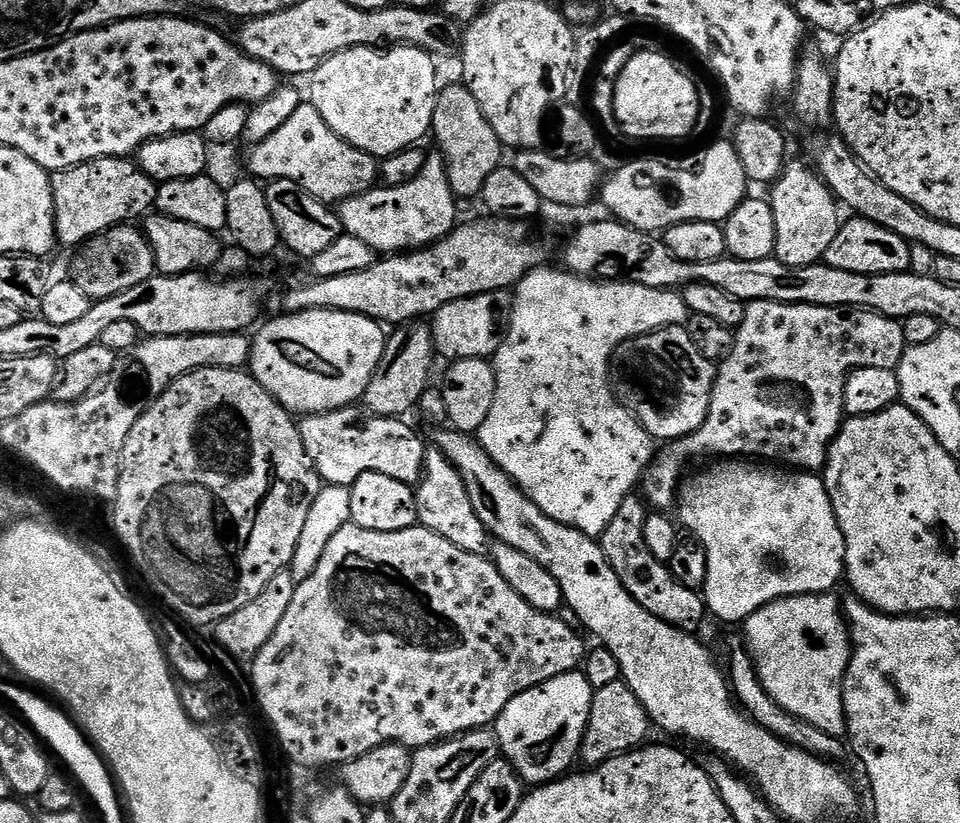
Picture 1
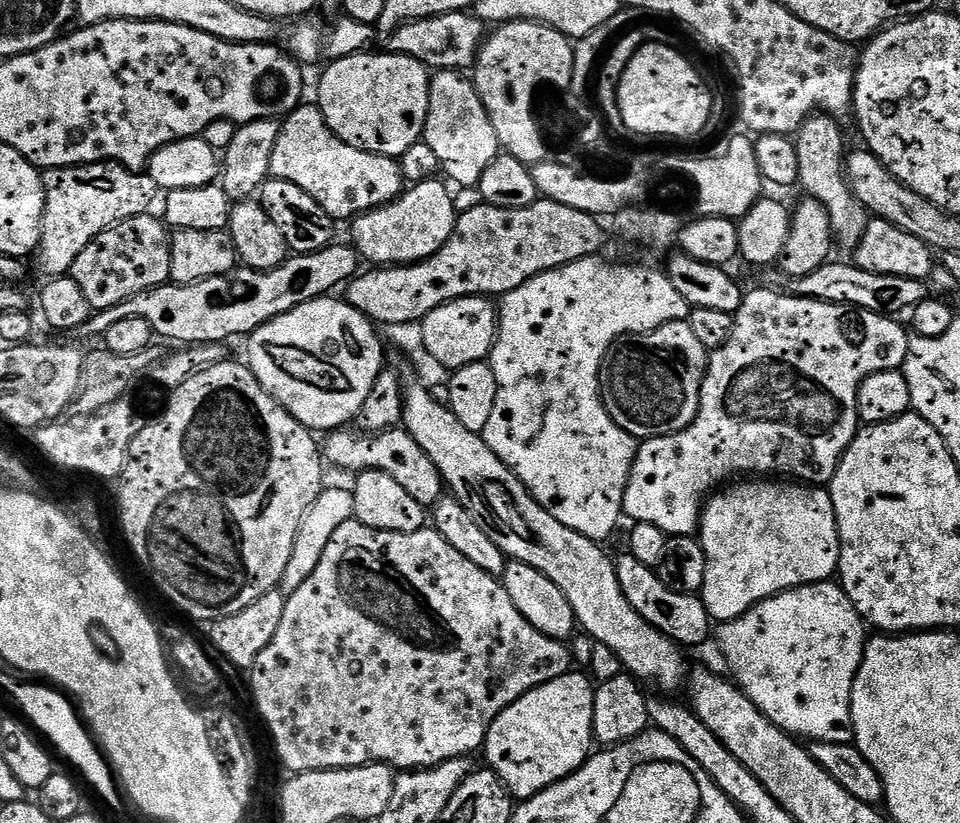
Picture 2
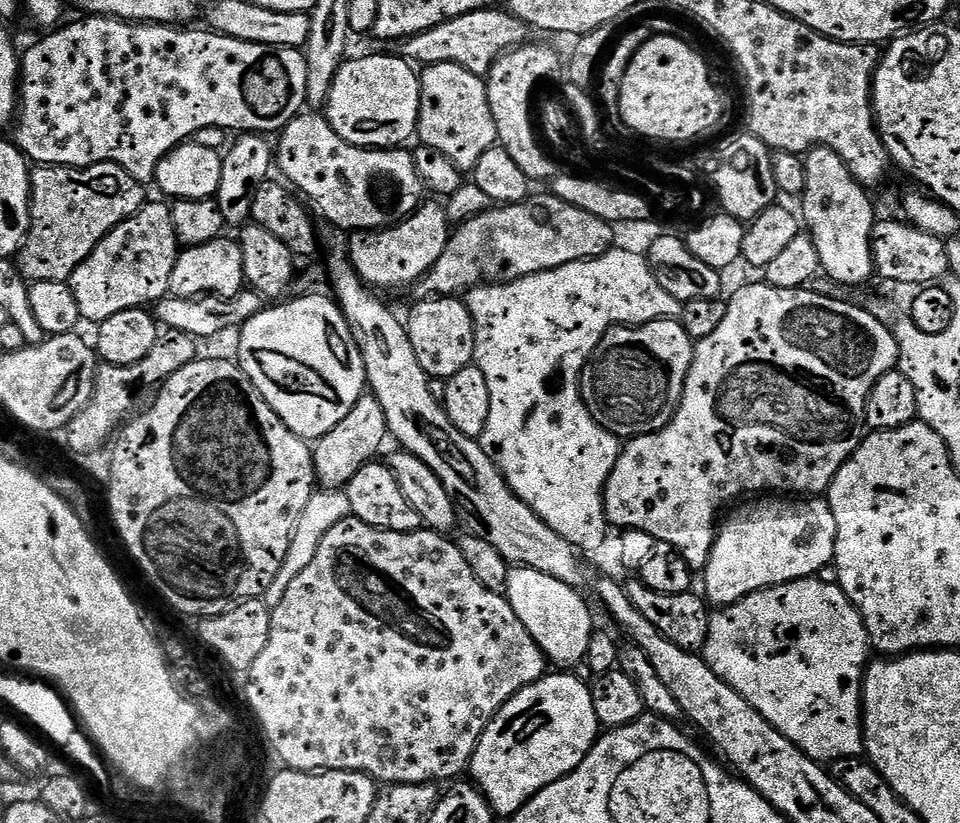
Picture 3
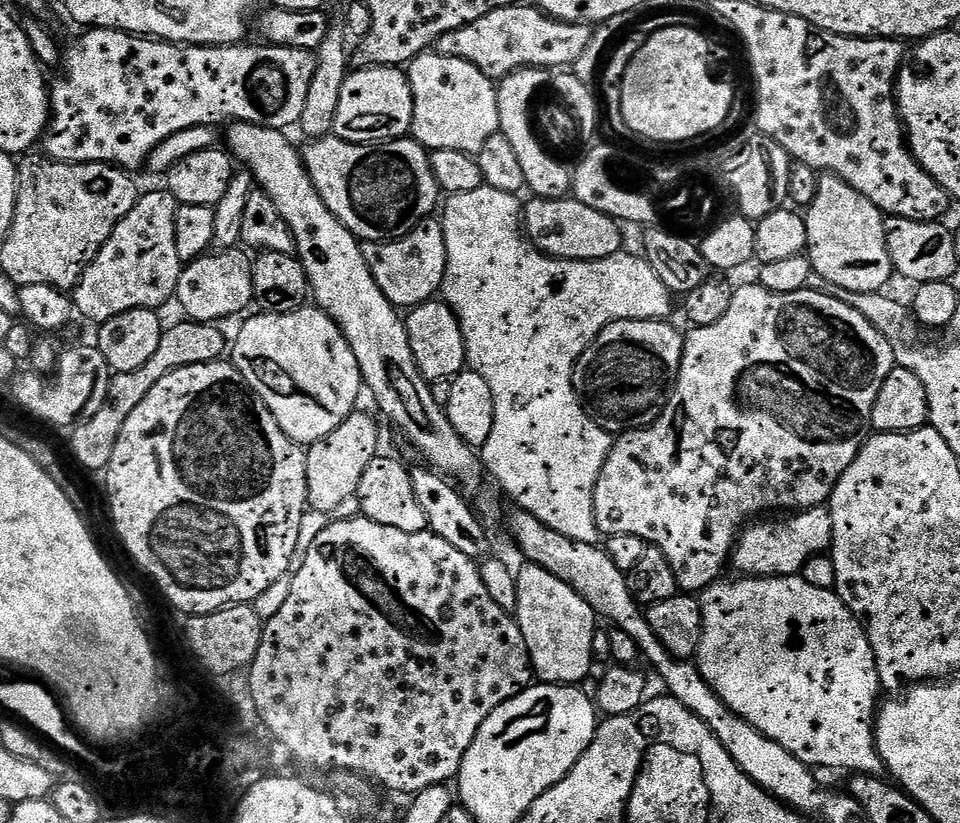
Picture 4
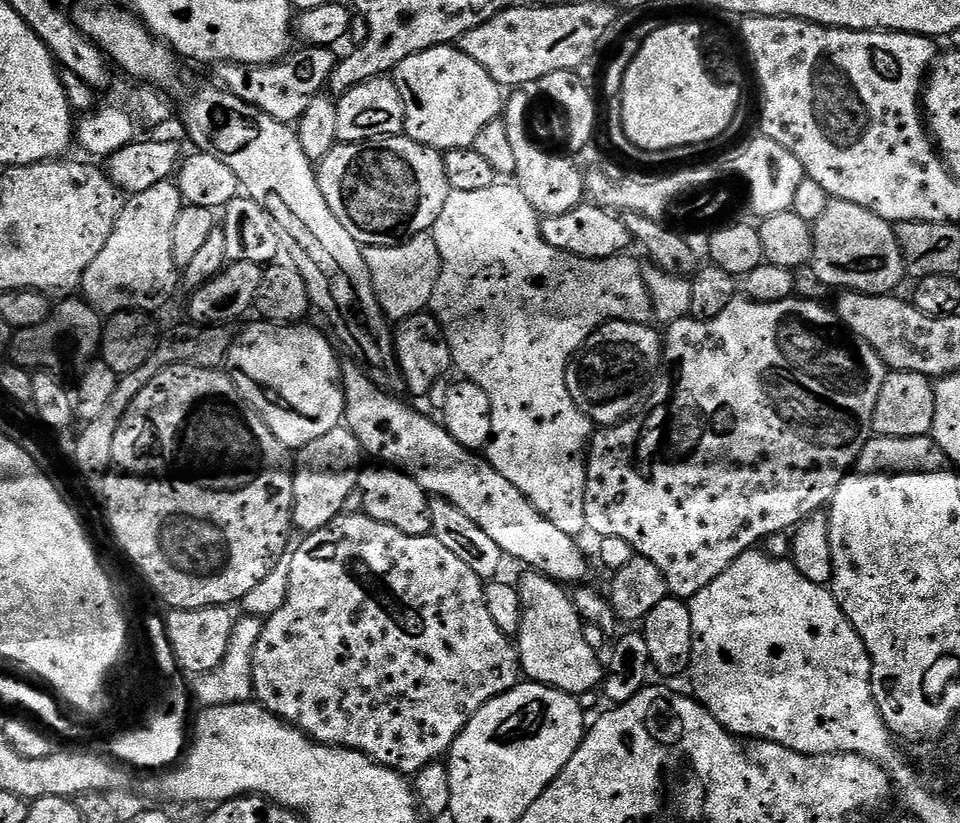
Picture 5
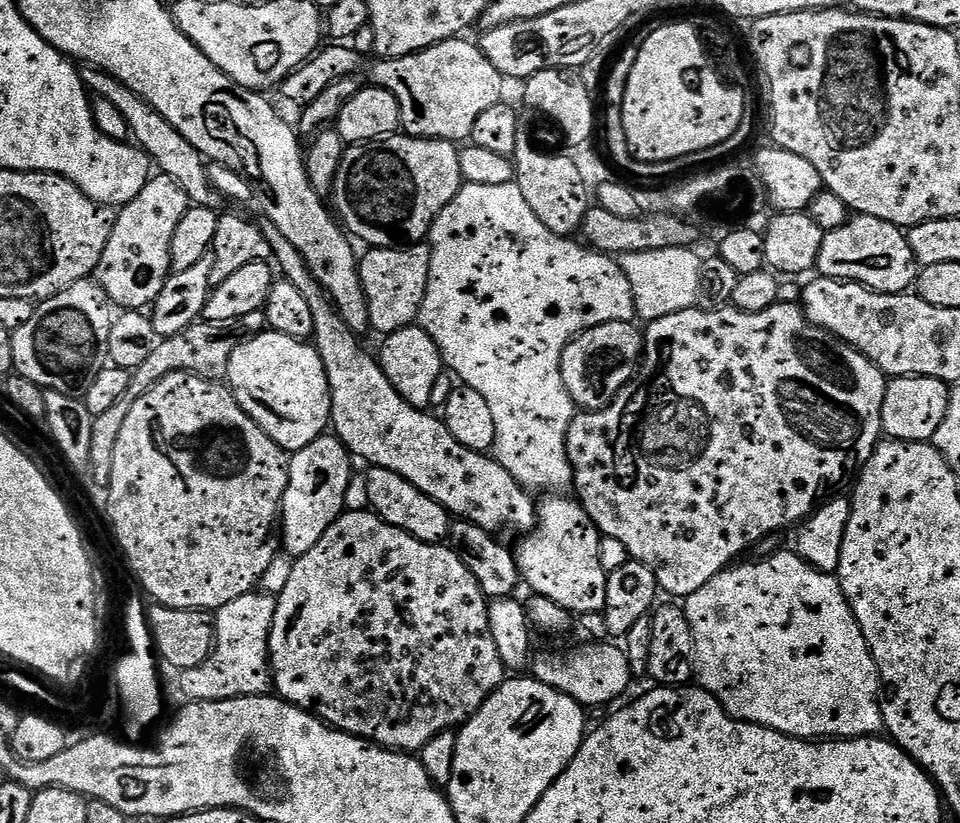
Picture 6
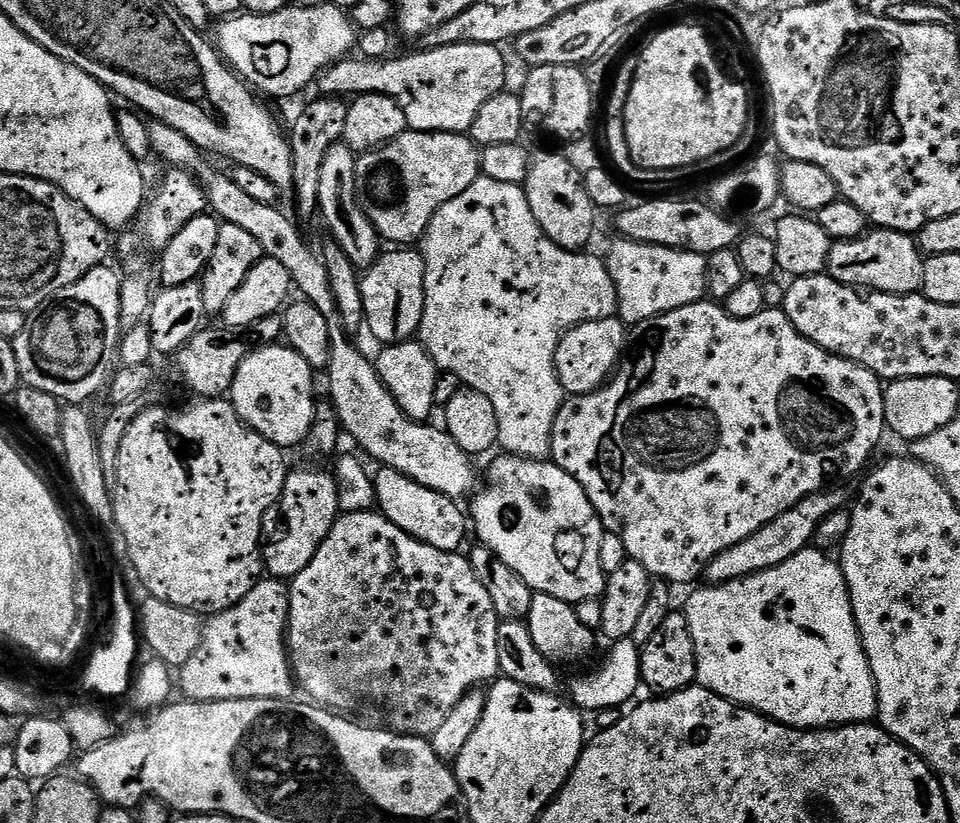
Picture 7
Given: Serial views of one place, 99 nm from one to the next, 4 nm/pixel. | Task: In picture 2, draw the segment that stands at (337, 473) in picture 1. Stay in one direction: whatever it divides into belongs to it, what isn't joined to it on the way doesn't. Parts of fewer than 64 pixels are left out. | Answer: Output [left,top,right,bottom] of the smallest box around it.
[322,426,446,510]

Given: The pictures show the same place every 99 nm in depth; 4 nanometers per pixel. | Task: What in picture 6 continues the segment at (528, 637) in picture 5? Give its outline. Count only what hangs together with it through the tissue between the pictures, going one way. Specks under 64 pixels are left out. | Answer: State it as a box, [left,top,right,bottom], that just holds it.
[534,642,634,709]

